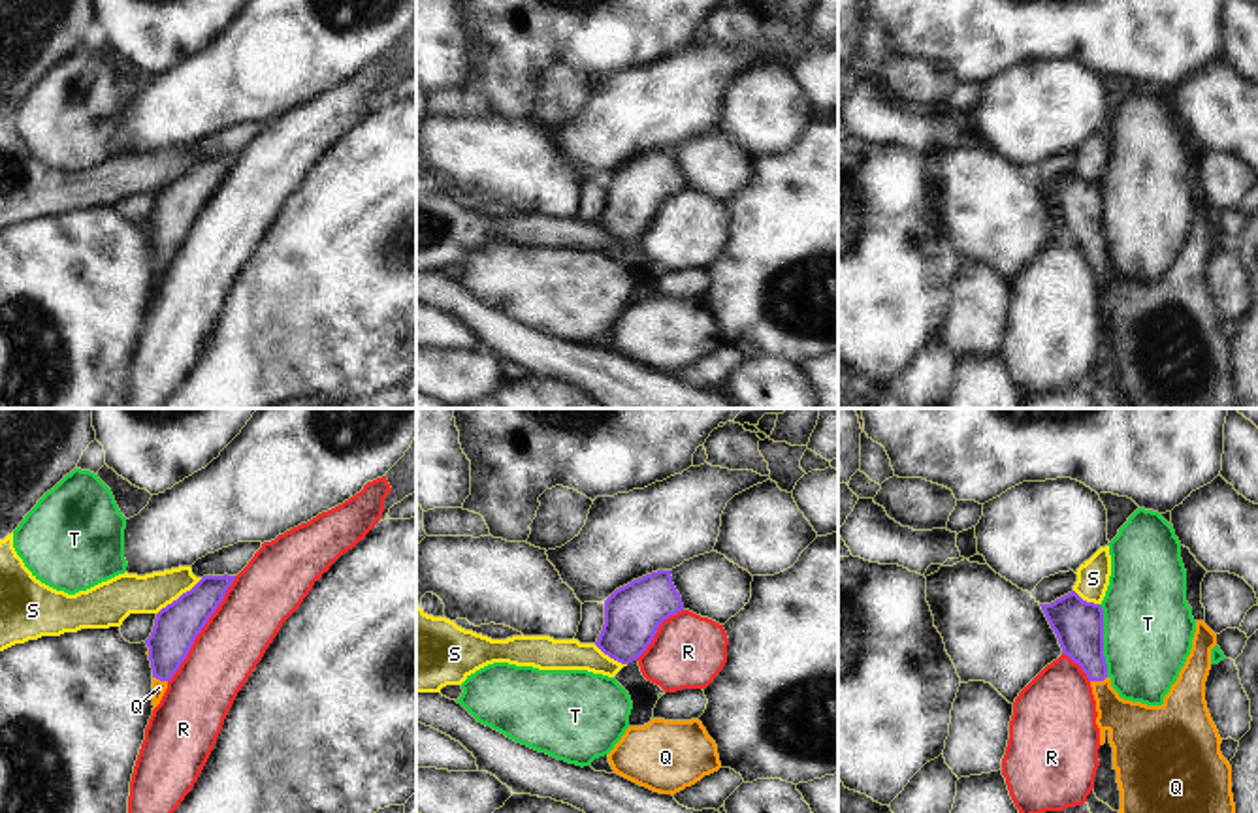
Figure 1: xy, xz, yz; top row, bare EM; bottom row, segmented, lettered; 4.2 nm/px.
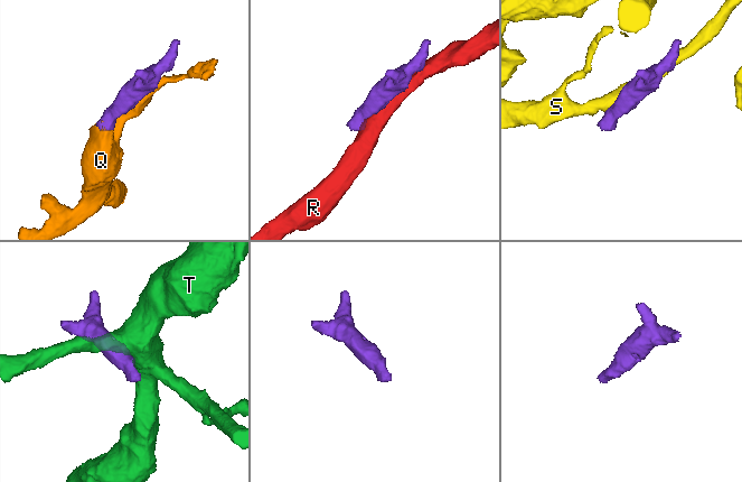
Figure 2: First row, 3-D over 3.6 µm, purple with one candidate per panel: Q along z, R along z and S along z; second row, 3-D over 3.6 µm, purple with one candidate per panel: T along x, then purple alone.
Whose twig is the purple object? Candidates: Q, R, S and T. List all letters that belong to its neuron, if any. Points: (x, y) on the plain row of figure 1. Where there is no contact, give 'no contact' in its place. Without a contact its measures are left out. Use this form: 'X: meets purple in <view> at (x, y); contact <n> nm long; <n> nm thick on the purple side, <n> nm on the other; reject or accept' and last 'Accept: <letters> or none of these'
Q: meets purple in yz at (1098, 258); contact 80 nm long; 200 nm thick on the purple side, 220 nm on the other; accept
R: meets purple in xy at (202, 206); contact 550 nm long; 190 nm thick on the purple side, 280 nm on the other; reject
S: meets purple in xy at (181, 174); contact 260 nm long; 190 nm thick on the purple side, 180 nm on the other; reject
T: meets purple in yz at (1102, 219); contact 320 nm long; 200 nm thick on the purple side, 380 nm on the other; reject
Accept: Q

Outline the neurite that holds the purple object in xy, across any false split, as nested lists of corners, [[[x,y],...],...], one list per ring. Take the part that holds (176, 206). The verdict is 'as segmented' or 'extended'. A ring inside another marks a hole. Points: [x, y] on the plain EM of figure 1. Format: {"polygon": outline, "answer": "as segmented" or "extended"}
{"polygon": [[[203,154],[190,169],[156,192],[151,215],[145,218],[153,247],[153,284],[156,286],[168,260],[186,237],[196,215],[222,181],[235,154]]], "answer": "extended"}

